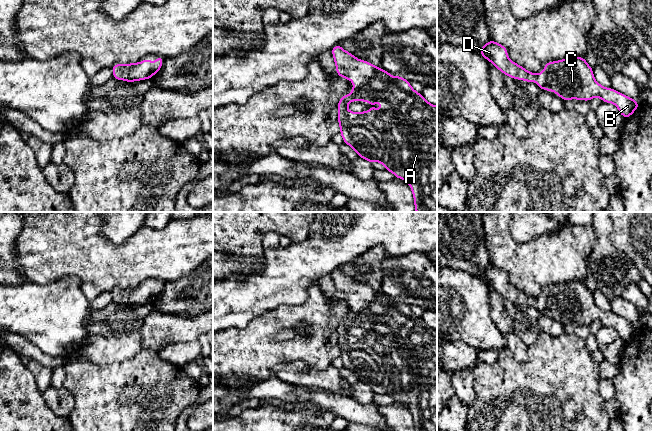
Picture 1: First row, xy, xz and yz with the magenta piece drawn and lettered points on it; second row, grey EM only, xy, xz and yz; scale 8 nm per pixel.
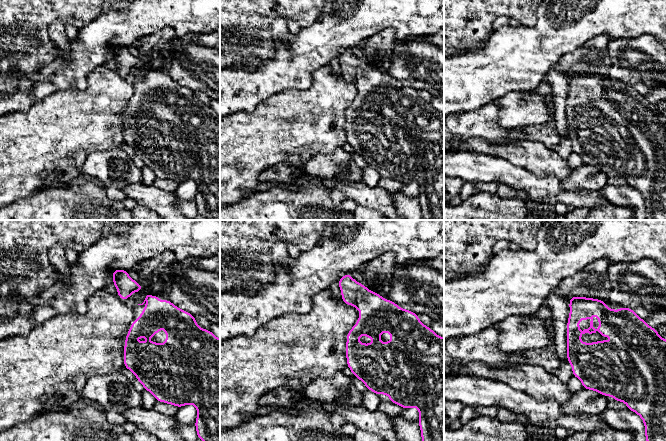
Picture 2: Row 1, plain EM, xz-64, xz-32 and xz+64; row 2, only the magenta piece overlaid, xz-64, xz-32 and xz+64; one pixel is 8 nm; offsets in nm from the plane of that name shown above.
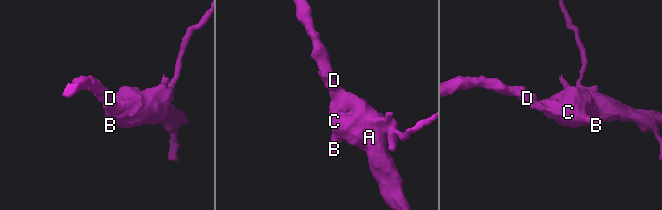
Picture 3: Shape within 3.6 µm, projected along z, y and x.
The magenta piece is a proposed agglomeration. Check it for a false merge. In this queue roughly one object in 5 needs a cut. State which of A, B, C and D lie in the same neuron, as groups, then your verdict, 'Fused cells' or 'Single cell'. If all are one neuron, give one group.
Groups: A B C D. Single cell

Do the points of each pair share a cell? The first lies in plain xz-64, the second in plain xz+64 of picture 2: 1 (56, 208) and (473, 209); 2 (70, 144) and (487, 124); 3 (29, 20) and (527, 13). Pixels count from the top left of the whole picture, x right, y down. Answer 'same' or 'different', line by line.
1: same
2: same
3: same

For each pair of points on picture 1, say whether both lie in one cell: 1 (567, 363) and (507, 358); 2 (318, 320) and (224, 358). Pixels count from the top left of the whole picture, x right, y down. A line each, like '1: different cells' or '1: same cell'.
1: same cell
2: same cell

